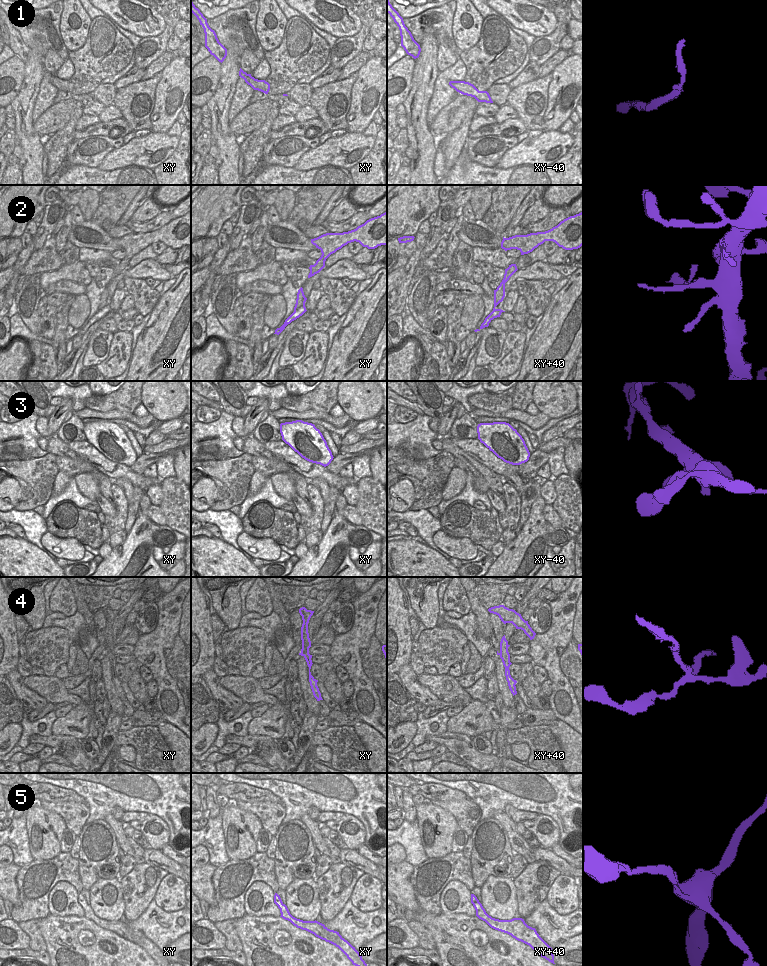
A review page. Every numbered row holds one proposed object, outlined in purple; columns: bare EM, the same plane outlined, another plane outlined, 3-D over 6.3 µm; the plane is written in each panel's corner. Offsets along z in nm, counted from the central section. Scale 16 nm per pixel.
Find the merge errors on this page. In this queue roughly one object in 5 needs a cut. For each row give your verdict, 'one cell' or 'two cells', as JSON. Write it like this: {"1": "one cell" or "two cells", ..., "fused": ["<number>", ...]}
{"1": "one cell", "2": "one cell", "3": "one cell", "4": "two cells", "5": "one cell", "fused": ["4"]}

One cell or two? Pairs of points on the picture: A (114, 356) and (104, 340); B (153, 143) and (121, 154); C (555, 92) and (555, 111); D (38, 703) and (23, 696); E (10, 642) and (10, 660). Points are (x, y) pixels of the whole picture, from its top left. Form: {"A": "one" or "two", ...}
{"A": "two", "B": "one", "C": "one", "D": "one", "E": "one"}

